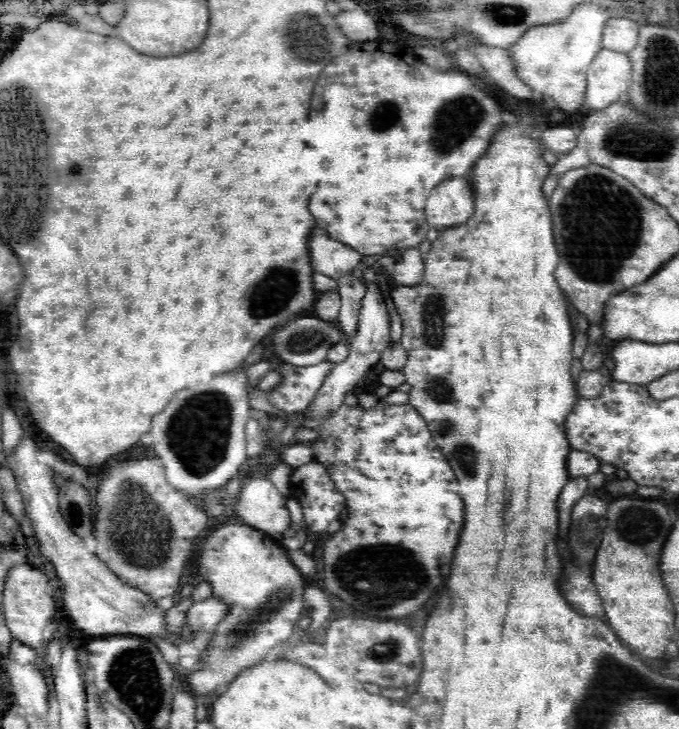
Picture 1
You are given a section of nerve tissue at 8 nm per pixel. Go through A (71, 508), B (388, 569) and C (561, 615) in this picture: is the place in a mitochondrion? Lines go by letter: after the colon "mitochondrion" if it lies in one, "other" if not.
A: mitochondrion
B: mitochondrion
C: other

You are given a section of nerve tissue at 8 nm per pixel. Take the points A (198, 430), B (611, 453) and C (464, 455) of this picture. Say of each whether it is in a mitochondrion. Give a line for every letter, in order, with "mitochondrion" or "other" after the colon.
A: mitochondrion
B: other
C: mitochondrion

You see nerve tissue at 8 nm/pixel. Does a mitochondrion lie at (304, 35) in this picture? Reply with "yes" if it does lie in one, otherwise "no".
yes

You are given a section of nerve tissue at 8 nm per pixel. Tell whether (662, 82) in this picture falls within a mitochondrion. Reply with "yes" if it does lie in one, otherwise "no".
yes

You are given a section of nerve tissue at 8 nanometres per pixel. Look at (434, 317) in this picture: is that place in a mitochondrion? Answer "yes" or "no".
yes

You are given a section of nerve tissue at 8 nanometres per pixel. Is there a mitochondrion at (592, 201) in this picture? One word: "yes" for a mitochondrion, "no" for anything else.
yes

